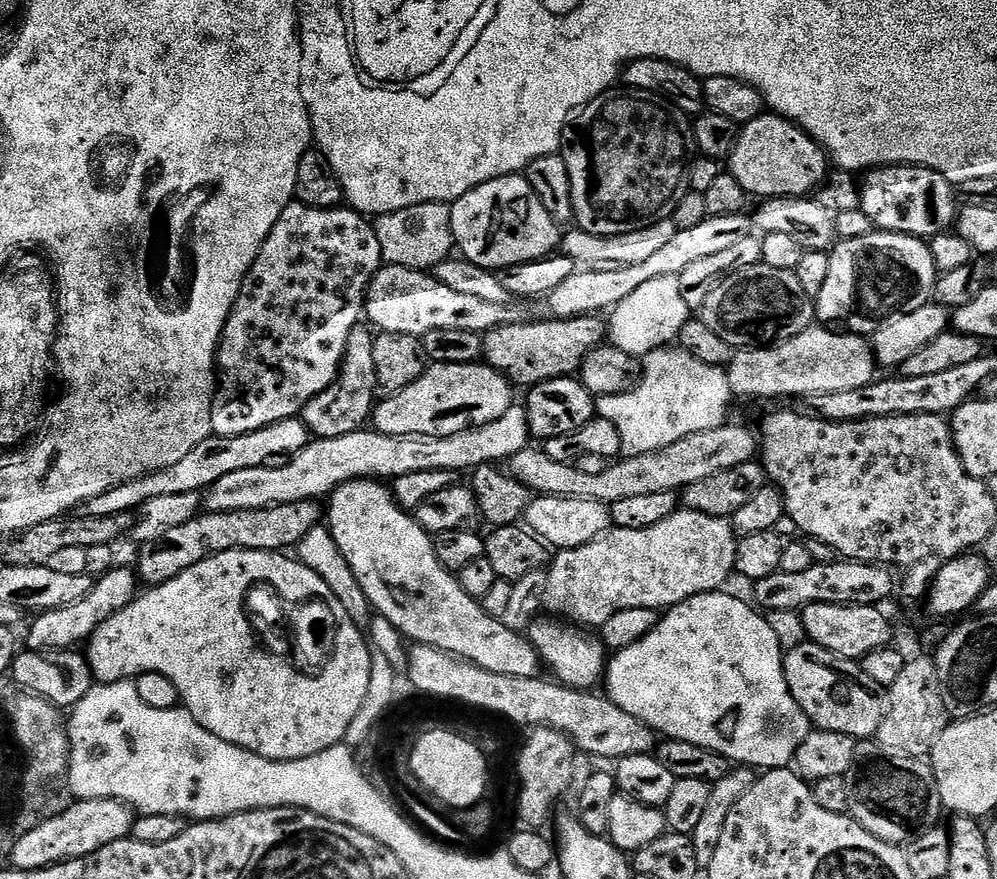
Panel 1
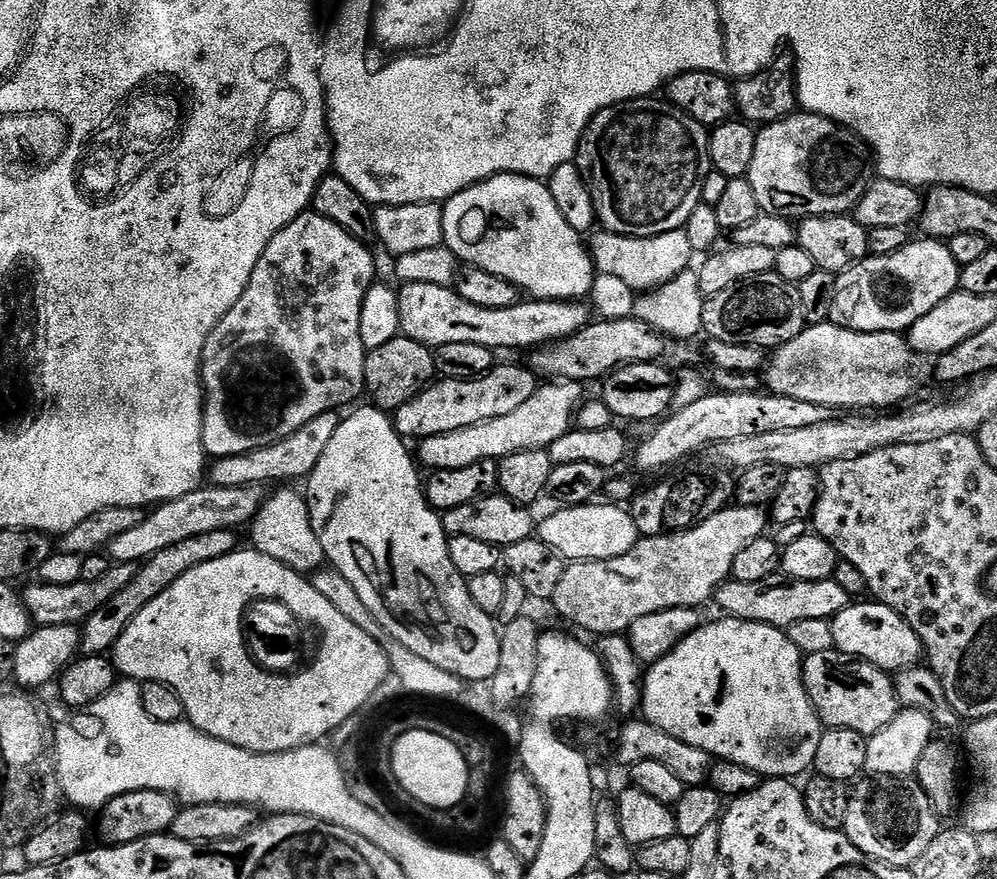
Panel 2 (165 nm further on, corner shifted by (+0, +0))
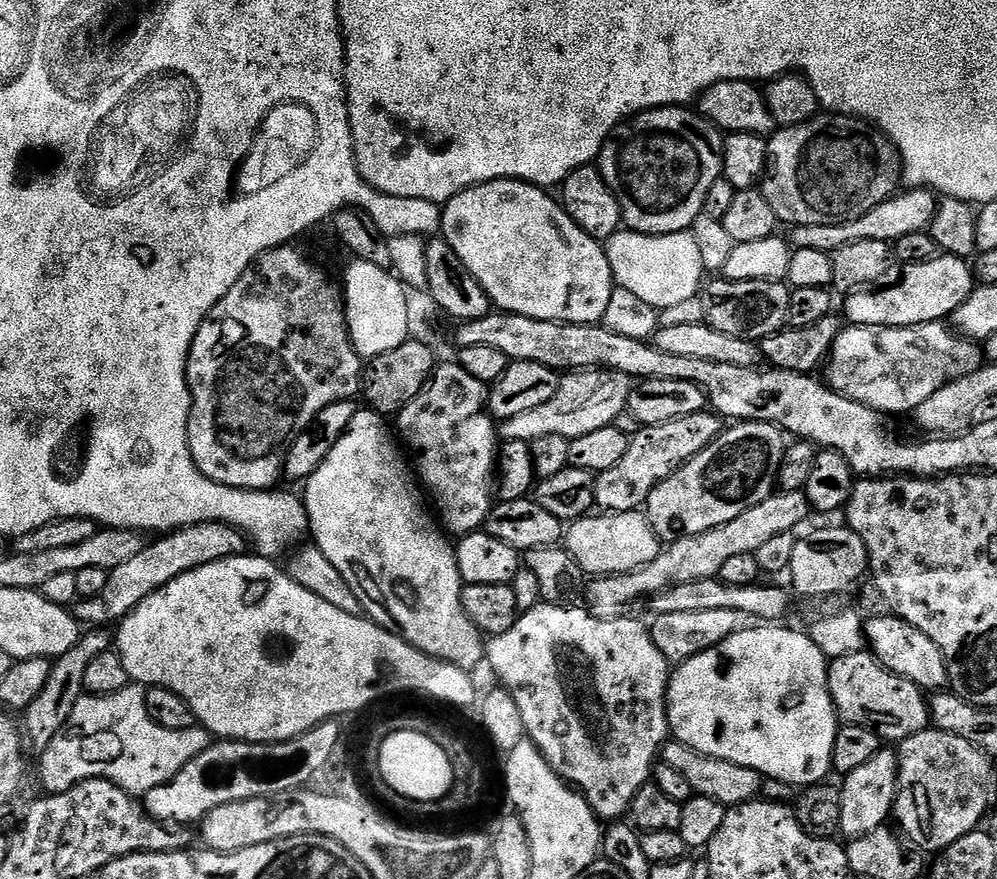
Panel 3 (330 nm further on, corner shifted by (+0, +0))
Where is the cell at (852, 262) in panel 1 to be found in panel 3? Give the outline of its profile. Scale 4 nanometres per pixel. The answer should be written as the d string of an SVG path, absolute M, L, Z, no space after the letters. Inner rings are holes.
M943 254L934 260L903 265L904 277L897 284L879 290L857 290L847 297L842 316L849 325L918 326L947 321L970 298L974 287L974 277L968 260ZM884 288L884 289L883 289ZM880 291L881 292L876 292ZM848 319L848 320L847 320Z

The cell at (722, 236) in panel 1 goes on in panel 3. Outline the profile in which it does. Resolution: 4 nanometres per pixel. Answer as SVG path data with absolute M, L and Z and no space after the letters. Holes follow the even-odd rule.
M912 188L908 193L891 196L886 202L874 206L862 218L854 218L850 222L841 224L827 224L826 226L802 226L795 225L791 229L790 243L793 249L802 250L822 250L829 254L837 252L842 246L862 242L863 240L873 240L874 242L895 242L906 234L923 232L936 217L938 207L937 193L926 188Z

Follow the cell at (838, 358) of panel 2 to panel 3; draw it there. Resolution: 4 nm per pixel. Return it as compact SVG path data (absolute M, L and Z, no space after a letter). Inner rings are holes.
M944 322L901 328L854 324L841 327L832 351L828 353L828 359L823 365L822 376L828 387L835 392L854 402L870 406L876 412L912 414L918 406L922 406L922 402L926 402L926 398L930 398L930 394L942 390L942 386L962 378L967 372L977 372L981 366L981 345L960 335Z

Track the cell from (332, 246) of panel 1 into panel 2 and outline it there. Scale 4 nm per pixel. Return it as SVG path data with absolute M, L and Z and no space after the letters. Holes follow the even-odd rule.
M306 211L298 218L294 218L294 222L290 222L290 226L286 226L278 234L274 234L274 238L270 242L270 246L266 246L266 250L262 250L262 258L258 258L258 266L254 266L254 274L250 274L250 282L246 286L246 290L242 294L242 298L238 298L238 302L234 302L226 315L220 317L218 326L214 326L214 330L206 338L206 346L204 353L200 359L200 378L204 389L204 421L202 422L202 442L204 443L205 453L209 457L219 458L222 456L233 456L234 454L246 454L250 450L258 450L262 446L270 446L274 442L278 442L282 438L286 438L290 434L294 434L294 430L302 430L302 426L306 426L306 422L310 422L314 418L318 418L318 414L326 414L327 412L335 412L343 409L343 404L348 404L356 395L364 392L364 358L366 349L362 342L362 334L360 333L360 323L362 322L362 302L366 298L366 294L370 289L376 276L376 260L372 257L372 252L365 241L354 238L346 230L342 230L342 226L338 226L338 222L330 222L330 218L322 218L314 211Z

